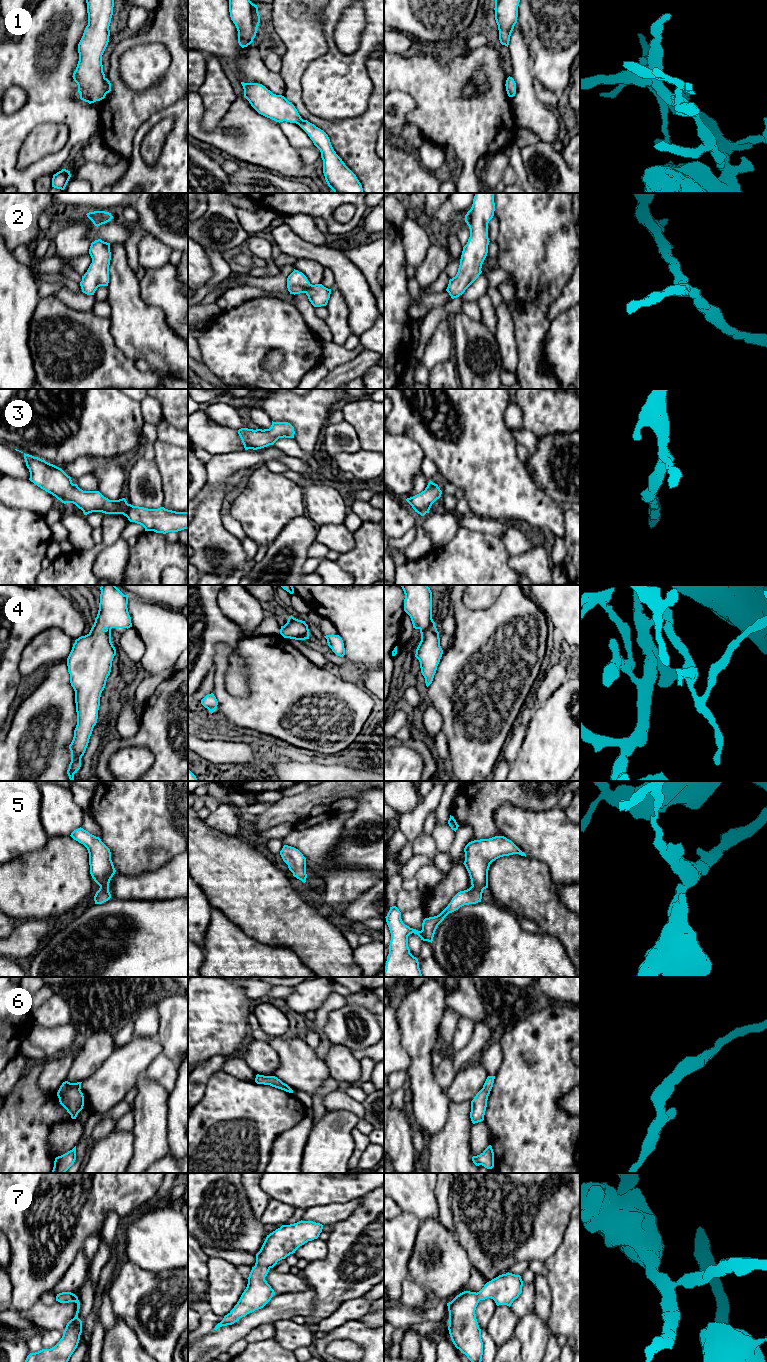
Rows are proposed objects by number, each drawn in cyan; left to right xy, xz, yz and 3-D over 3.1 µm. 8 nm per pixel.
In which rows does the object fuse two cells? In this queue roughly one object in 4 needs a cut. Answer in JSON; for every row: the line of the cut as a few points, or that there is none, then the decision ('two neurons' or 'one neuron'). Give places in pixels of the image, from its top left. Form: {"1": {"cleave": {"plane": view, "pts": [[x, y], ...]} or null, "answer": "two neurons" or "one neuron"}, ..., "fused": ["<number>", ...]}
{"1": {"cleave": {"plane": "xy", "pts": [[104, 78], [106, 93]]}, "answer": "two neurons"}, "2": {"cleave": null, "answer": "one neuron"}, "3": {"cleave": null, "answer": "one neuron"}, "4": {"cleave": null, "answer": "one neuron"}, "5": {"cleave": null, "answer": "one neuron"}, "6": {"cleave": null, "answer": "one neuron"}, "7": {"cleave": null, "answer": "one neuron"}, "fused": ["1"]}

